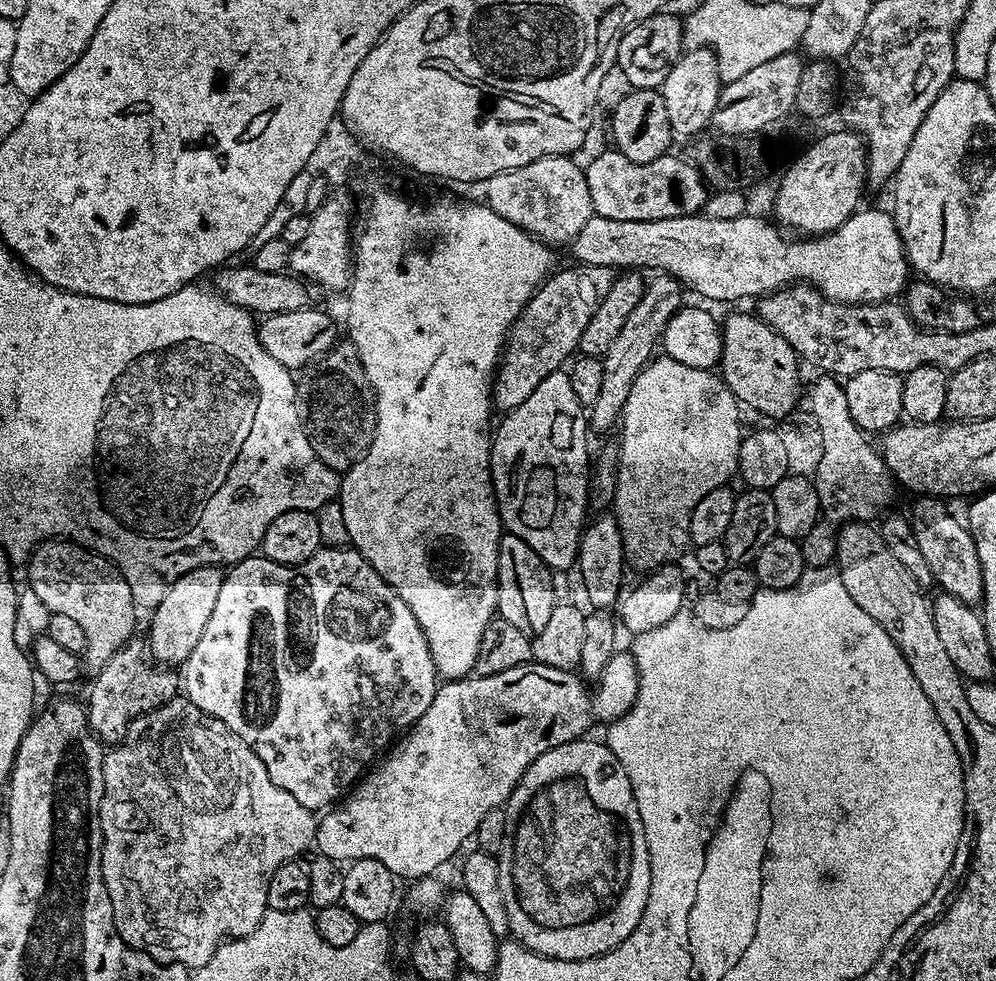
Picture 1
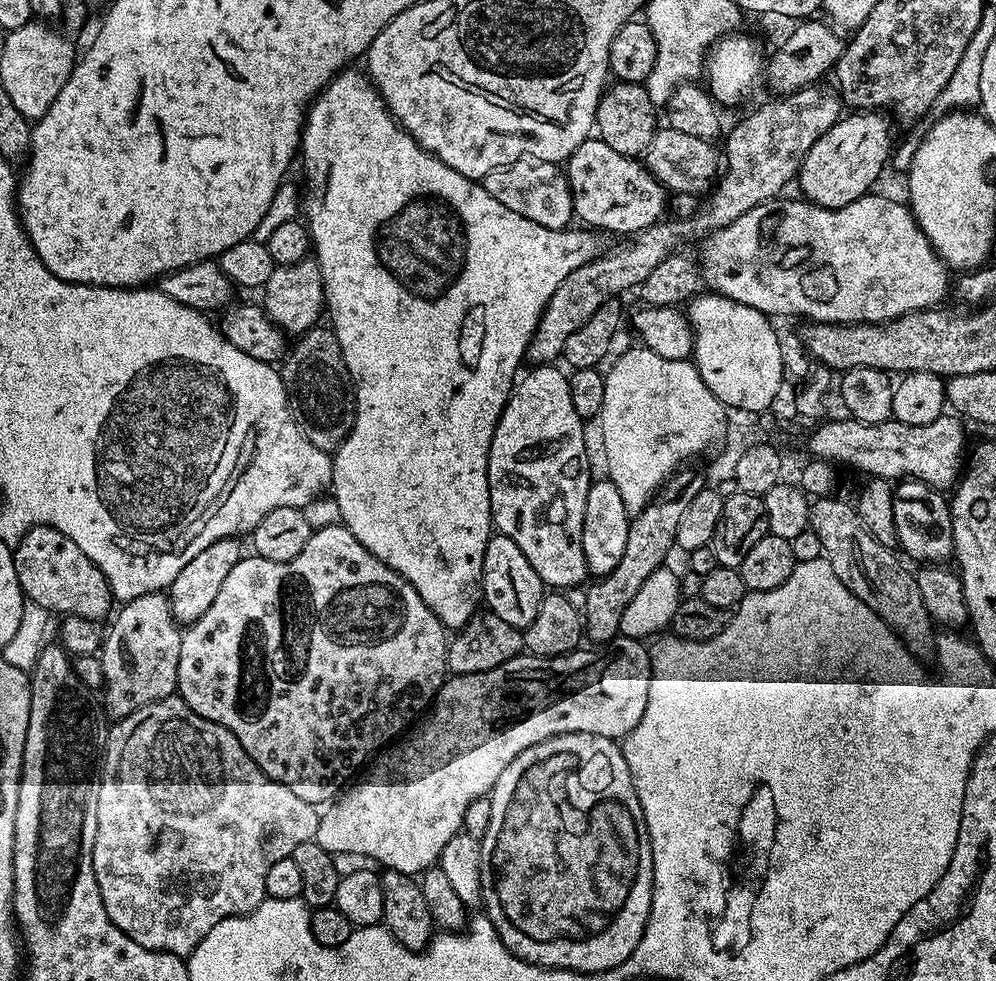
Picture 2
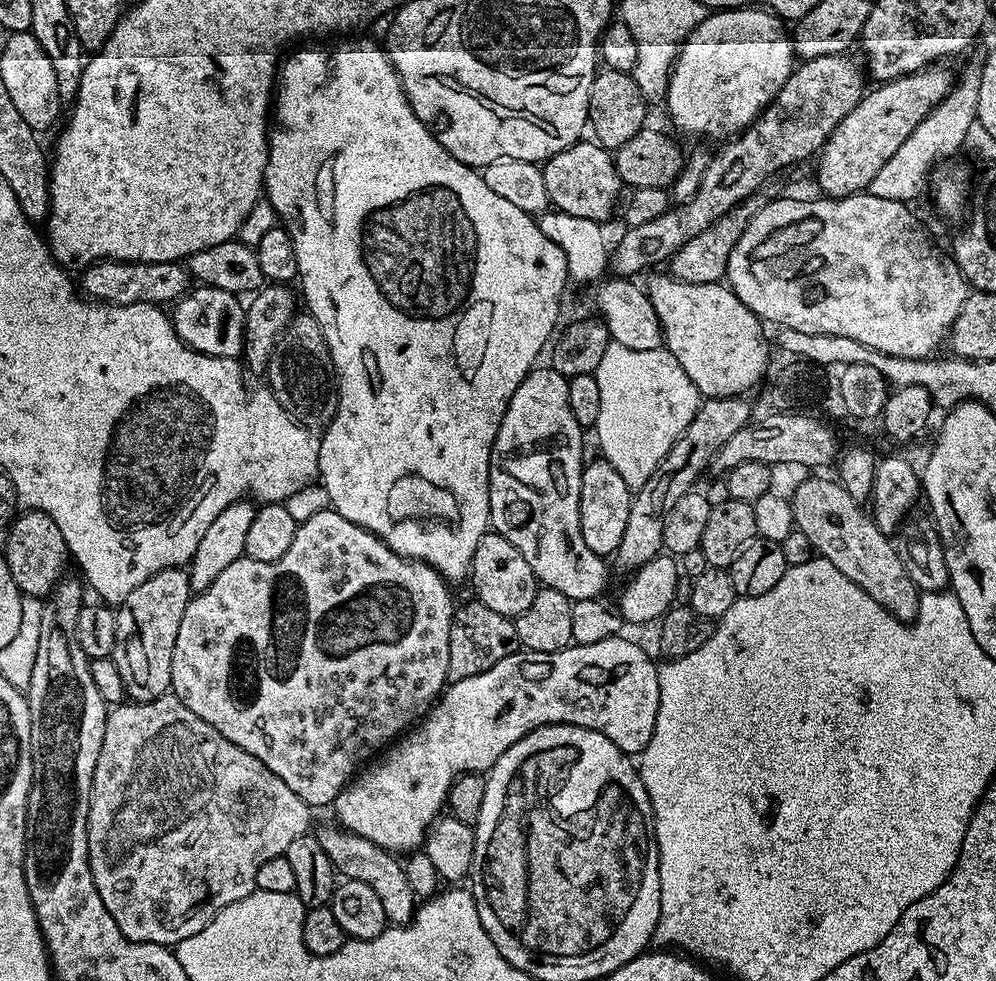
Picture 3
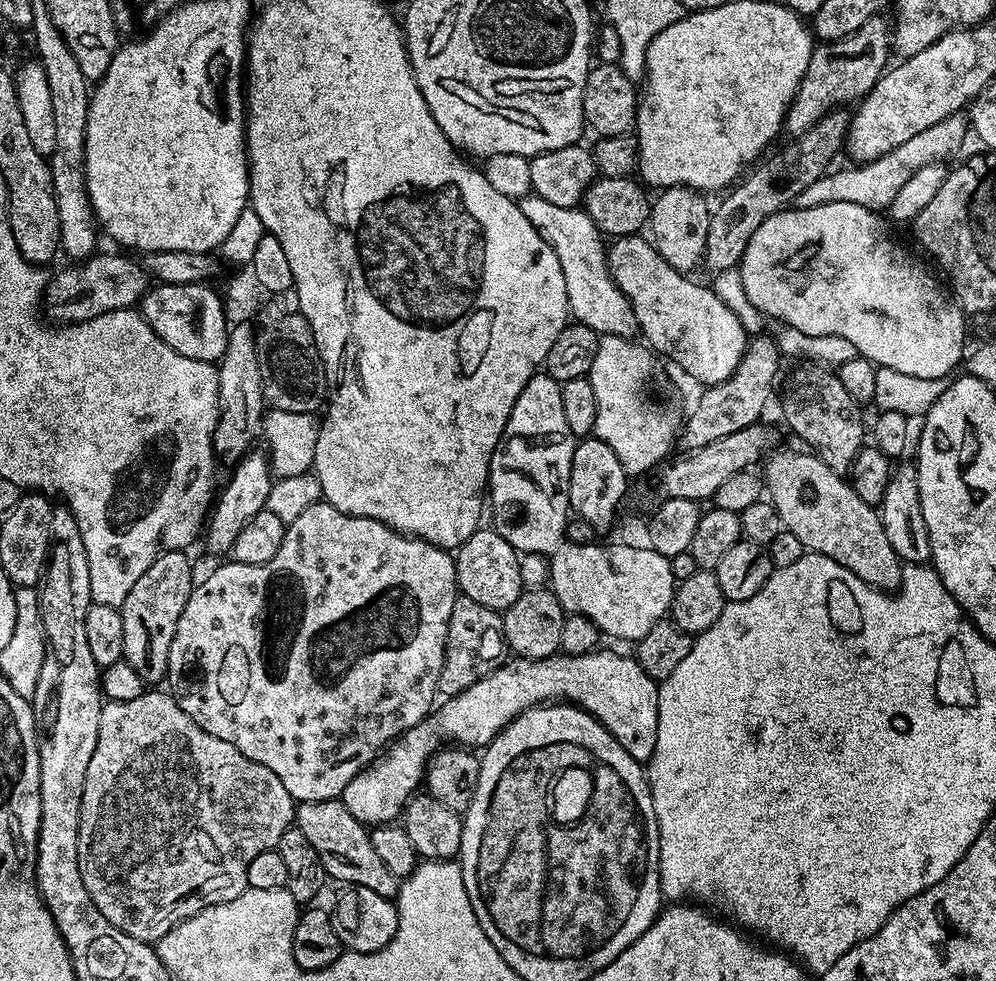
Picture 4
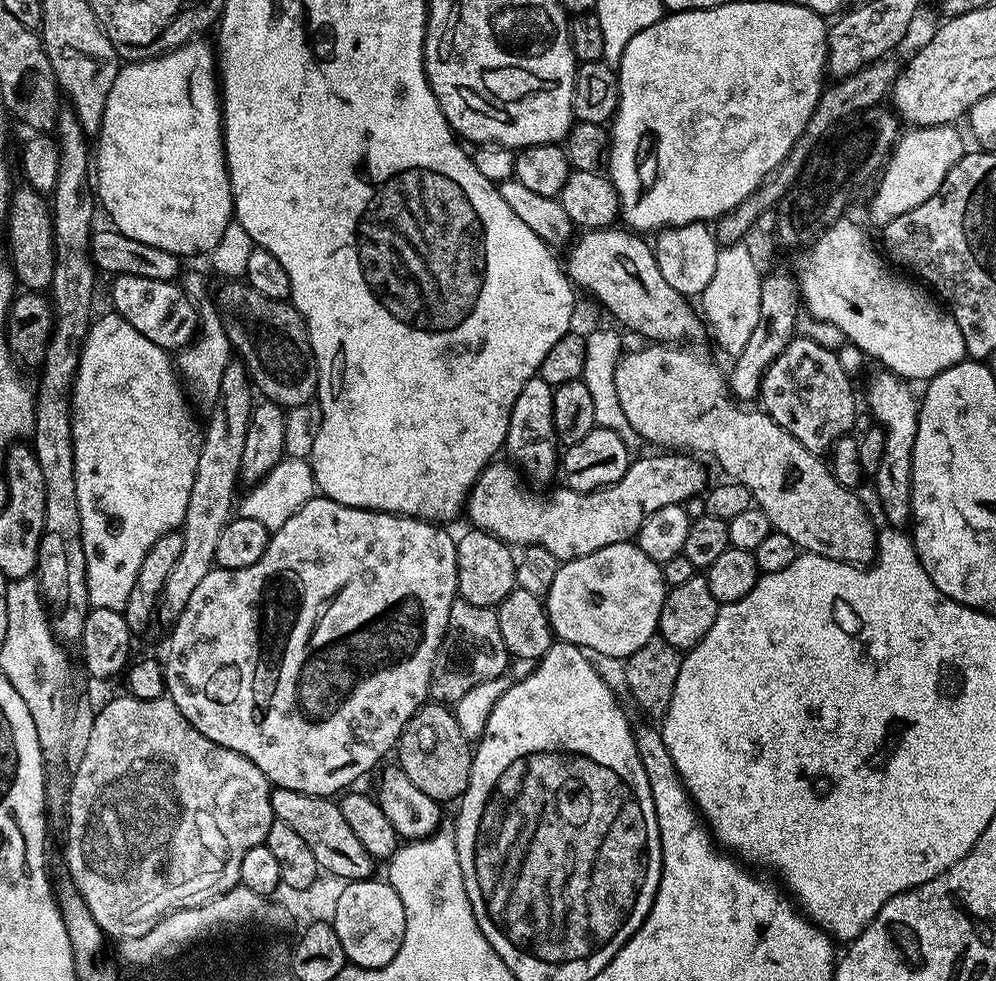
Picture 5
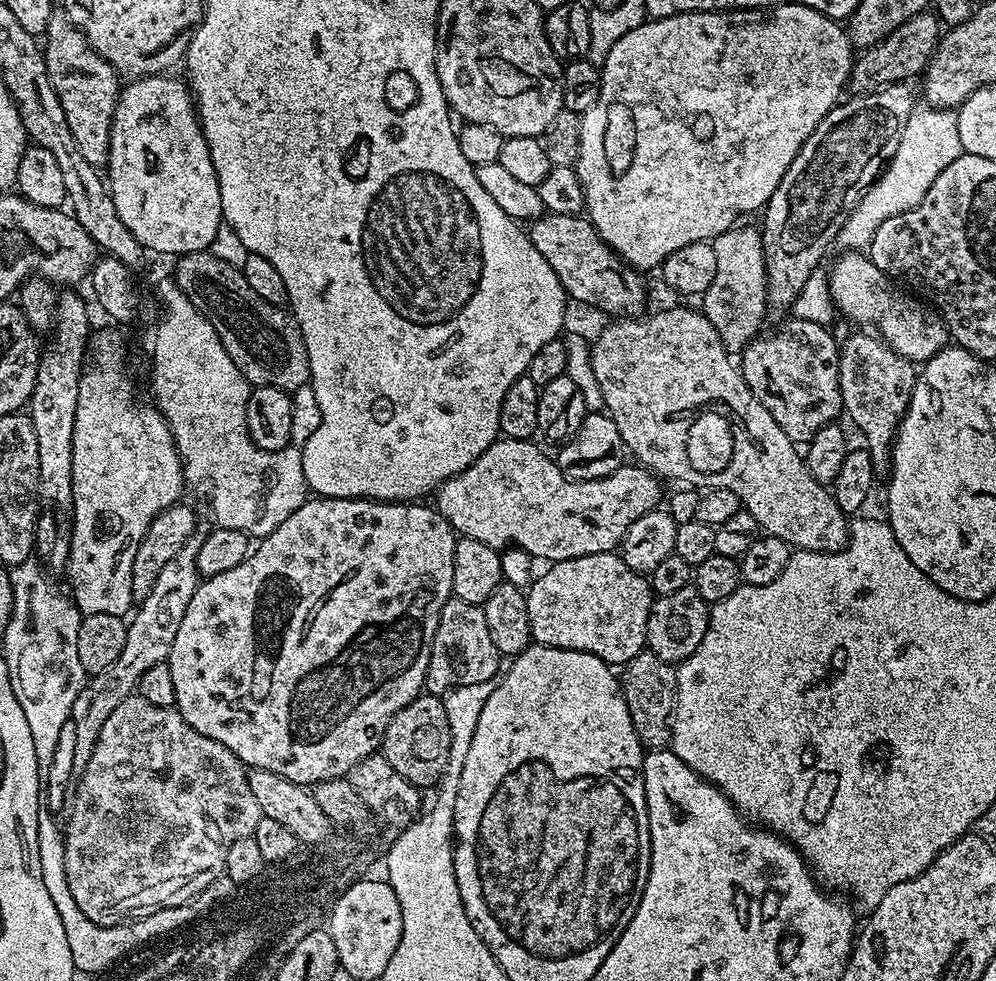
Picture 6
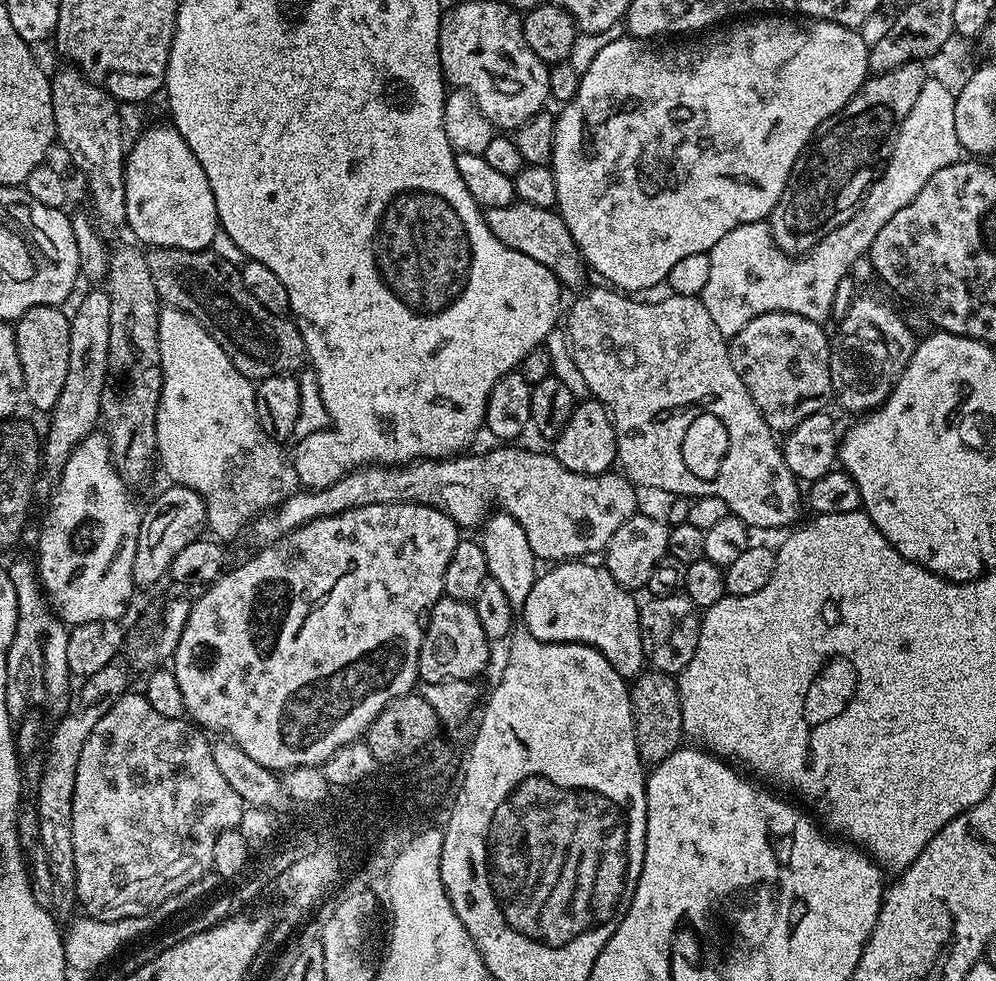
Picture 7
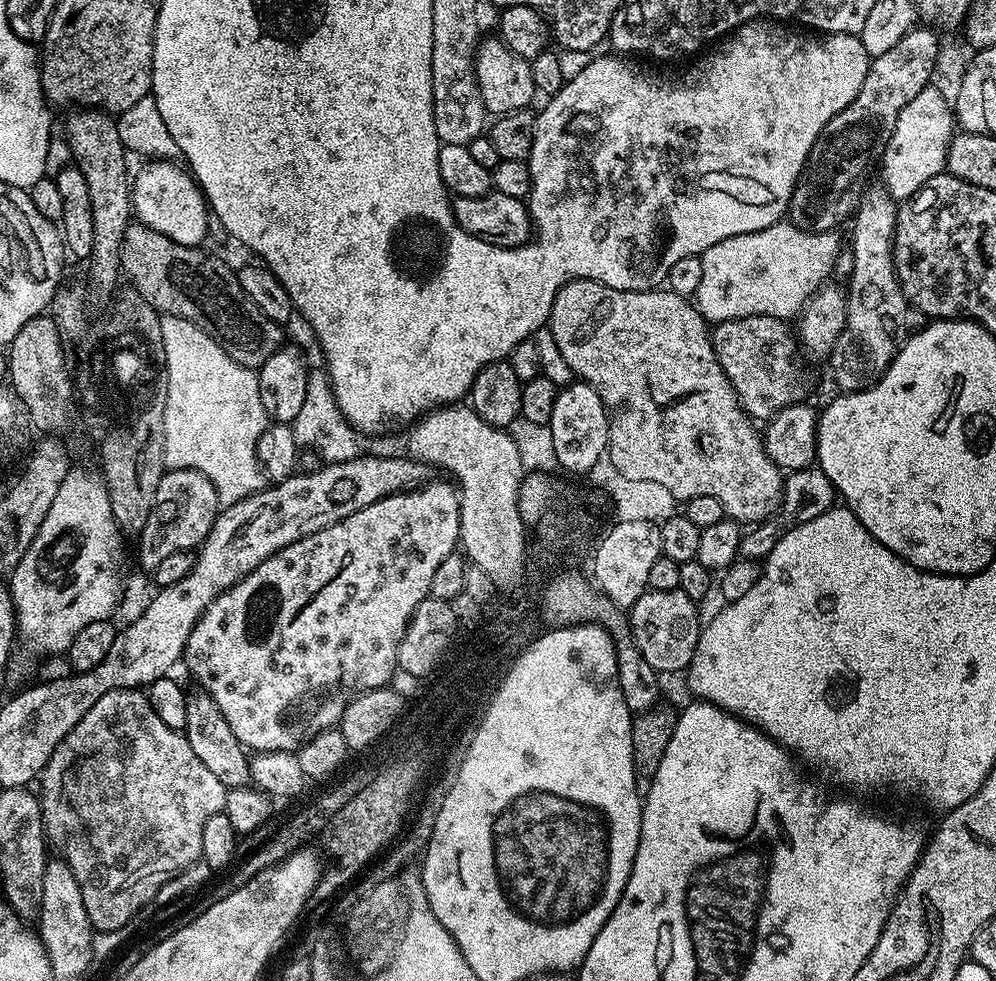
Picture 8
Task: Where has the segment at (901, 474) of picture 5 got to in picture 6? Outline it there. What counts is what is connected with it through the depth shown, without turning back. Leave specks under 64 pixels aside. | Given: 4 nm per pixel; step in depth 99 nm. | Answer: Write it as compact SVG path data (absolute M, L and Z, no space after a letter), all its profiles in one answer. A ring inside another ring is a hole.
M856 330L845 344L843 341L839 345L839 350L838 386L842 390L843 415L849 416L853 426L868 439L866 447L876 473L887 473L892 467L892 443L916 385L917 365L868 330Z

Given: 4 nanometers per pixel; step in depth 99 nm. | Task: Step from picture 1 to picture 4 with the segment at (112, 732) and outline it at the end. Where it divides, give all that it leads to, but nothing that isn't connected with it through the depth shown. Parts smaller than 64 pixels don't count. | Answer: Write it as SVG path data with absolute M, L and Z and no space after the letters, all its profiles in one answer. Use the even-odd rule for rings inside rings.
M165 550L157 556L156 561L148 565L146 574L142 574L142 578L138 578L138 582L134 582L134 586L130 586L130 594L124 596L124 603L119 605L120 613L122 614L122 642L124 643L124 661L130 666L134 666L134 671L137 672L138 678L142 678L145 685L156 686L156 684L165 679L168 675L168 659L170 658L170 642L174 642L174 630L178 630L178 618L182 618L182 610L186 610L186 602L190 598L194 587L194 579L192 580L192 564L188 561L189 553L184 550Z

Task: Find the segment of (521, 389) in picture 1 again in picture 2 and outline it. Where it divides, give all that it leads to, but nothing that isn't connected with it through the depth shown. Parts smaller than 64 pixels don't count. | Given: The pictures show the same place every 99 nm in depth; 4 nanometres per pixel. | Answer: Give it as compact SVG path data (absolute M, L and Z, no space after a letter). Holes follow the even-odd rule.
M824 86L803 88L788 96L779 95L777 98L772 98L776 100L770 100L766 104L760 105L749 116L742 117L733 126L724 148L722 144L722 171L715 181L714 191L707 197L707 199L709 198L708 205L705 203L692 217L661 219L660 223L652 224L649 228L644 228L631 238L625 239L628 241L618 245L613 252L605 251L595 260L586 262L582 266L578 266L578 270L566 274L566 278L562 278L558 290L554 290L550 302L540 315L536 333L532 335L532 341L528 344L527 359L529 361L532 359L531 363L536 366L548 366L556 360L559 361L564 354L566 338L570 338L570 334L574 334L574 330L578 330L578 326L582 326L582 322L586 322L590 318L590 314L594 314L594 310L598 310L598 306L602 306L602 302L617 299L621 295L619 292L628 292L631 288L632 291L639 289L640 284L646 282L648 275L665 258L674 255L679 249L676 248L679 244L692 239L695 235L697 238L709 236L719 228L730 226L730 222L742 218L742 214L746 214L746 210L759 204L765 204L767 200L777 199L783 193L780 191L791 180L793 183L799 177L800 167L810 146L814 146L814 142L818 142L818 138L822 138L822 134L826 134L826 130L830 130L830 126L834 126L842 115L842 101L839 95L831 87L829 87L830 89L820 87Z

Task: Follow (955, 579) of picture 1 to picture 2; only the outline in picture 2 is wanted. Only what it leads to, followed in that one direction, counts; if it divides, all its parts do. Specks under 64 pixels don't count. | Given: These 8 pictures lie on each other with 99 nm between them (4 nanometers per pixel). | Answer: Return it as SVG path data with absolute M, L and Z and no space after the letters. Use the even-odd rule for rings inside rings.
M905 478L895 485L893 502L896 543L905 557L908 555L910 559L924 564L944 564L953 559L952 510L943 491L920 480Z

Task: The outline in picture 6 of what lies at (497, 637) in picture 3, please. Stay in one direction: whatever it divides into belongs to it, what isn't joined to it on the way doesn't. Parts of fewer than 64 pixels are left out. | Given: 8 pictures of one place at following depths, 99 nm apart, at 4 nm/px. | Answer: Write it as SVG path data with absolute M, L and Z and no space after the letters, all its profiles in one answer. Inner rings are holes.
M449 598L446 606L442 606L442 614L438 614L438 630L434 630L434 642L430 646L430 662L424 679L427 695L443 697L458 686L496 680L500 663L502 657L490 638L483 607Z

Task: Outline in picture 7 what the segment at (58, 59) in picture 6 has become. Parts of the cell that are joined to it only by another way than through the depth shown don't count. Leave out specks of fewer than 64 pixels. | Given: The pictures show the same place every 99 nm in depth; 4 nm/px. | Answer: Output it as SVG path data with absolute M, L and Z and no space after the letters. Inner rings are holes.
M64 66L60 73L56 77L50 80L52 85L52 123L54 125L54 136L61 144L62 147L68 151L68 156L72 159L72 164L81 172L82 175L88 179L88 194L92 198L92 206L96 210L97 214L100 215L100 220L104 224L121 224L123 225L126 221L126 182L124 181L124 161L126 159L126 140L124 144L124 124L120 121L120 112L118 109L118 101L108 93L104 88L99 88L92 80L88 79L79 68L75 66Z

